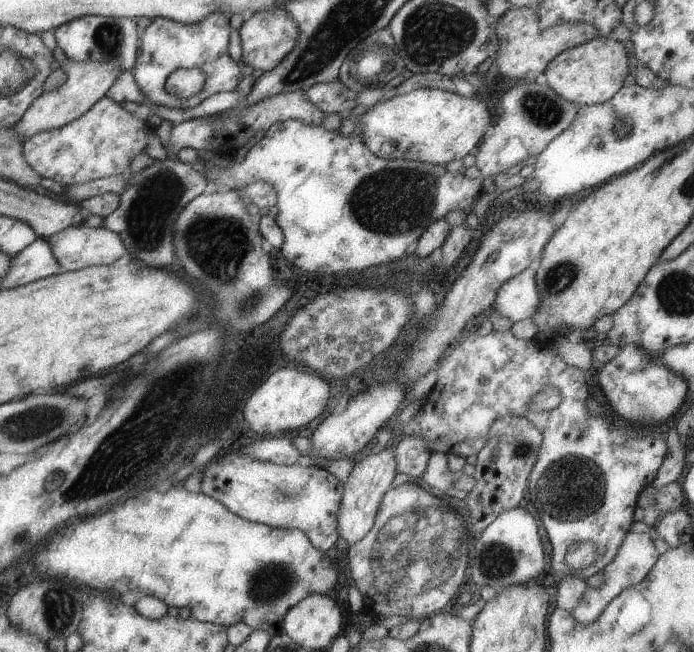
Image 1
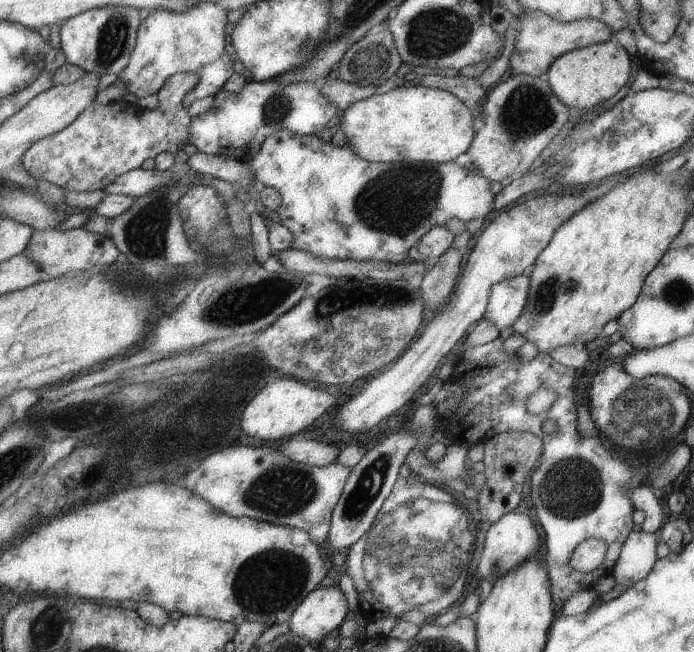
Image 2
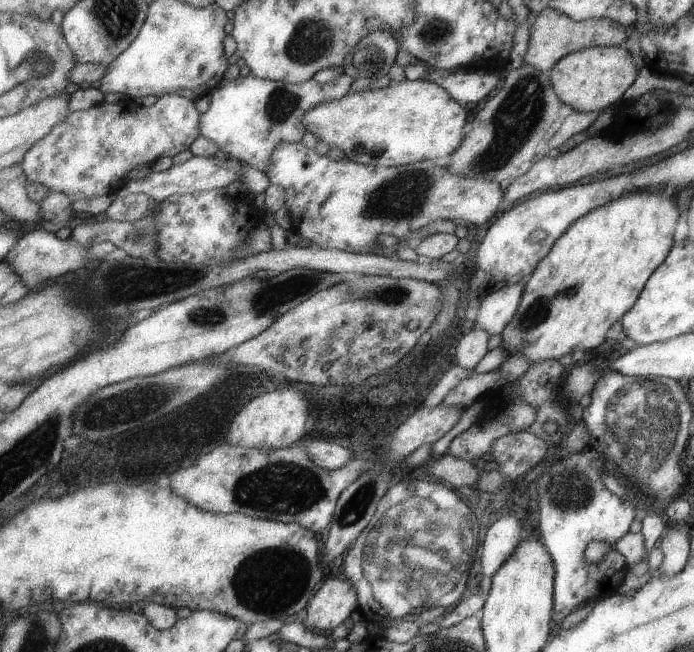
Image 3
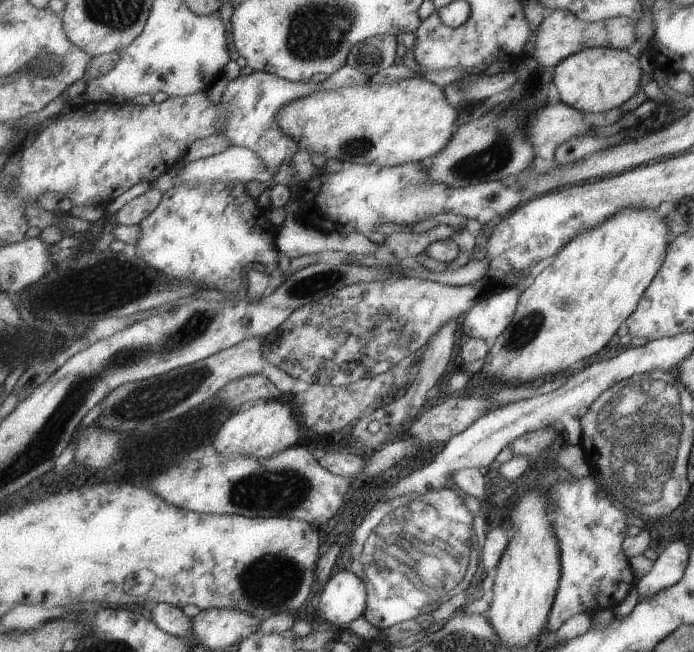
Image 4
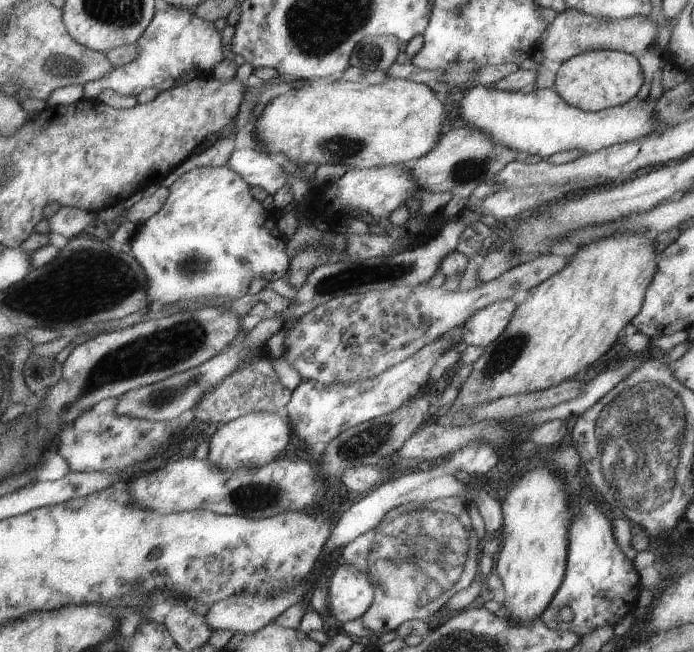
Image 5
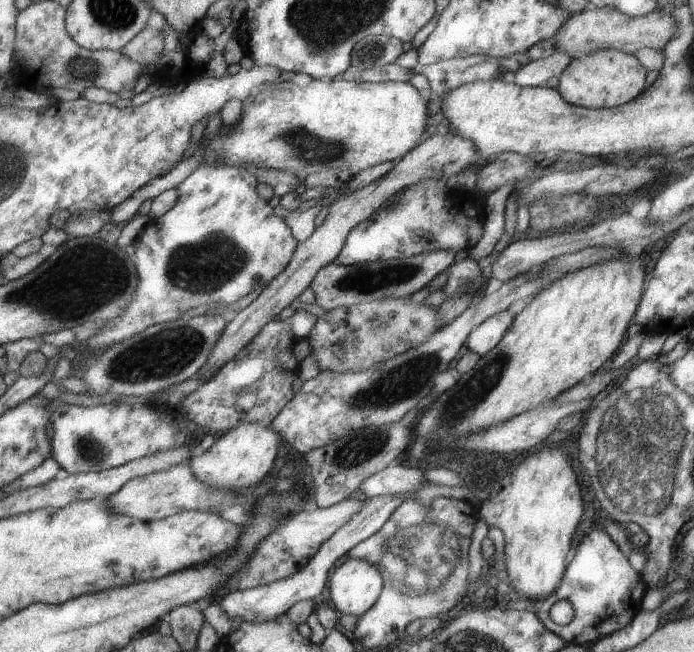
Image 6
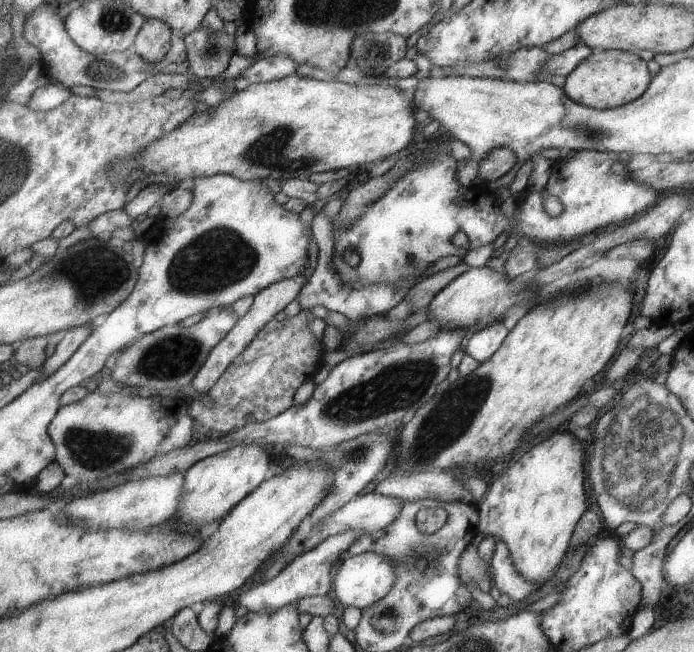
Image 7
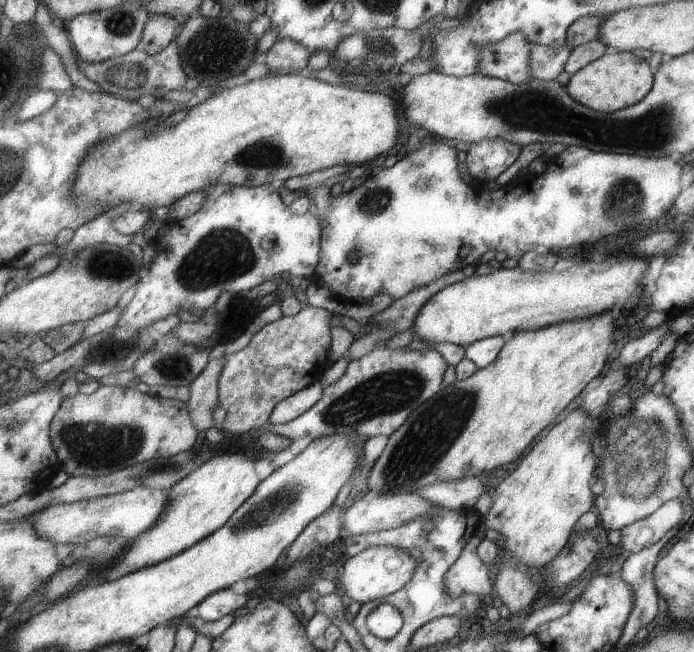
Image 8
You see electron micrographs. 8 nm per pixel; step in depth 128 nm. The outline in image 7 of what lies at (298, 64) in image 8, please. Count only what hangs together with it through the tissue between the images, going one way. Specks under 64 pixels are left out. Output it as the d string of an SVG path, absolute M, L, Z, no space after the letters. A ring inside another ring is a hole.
M284 55L271 56L265 59L257 58L249 68L235 78L235 89L241 91L254 83L267 83L271 80L294 75L298 66Z

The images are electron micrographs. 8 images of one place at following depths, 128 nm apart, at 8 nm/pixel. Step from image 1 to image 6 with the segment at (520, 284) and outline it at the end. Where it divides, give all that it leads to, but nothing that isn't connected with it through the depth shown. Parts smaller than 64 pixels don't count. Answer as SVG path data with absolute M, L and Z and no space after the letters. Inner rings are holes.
M507 309L493 314L487 320L483 320L479 326L476 326L469 332L466 348L479 356L483 356L493 346L497 346L497 342L503 338L503 334L509 328L512 320L513 316L511 316Z

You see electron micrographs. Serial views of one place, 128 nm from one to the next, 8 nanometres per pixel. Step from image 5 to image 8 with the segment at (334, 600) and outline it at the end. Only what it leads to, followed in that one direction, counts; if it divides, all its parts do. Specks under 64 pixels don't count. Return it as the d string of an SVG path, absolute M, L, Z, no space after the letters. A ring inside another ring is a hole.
M389 546L370 547L347 558L341 577L338 578L345 599L359 605L383 599L404 587L416 570L416 561L404 551Z

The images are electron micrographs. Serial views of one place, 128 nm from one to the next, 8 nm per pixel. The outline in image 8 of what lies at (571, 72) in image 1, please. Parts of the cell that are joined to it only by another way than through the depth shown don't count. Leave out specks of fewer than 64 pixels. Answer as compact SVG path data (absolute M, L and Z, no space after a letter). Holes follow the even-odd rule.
M609 51L569 76L568 94L578 104L601 113L614 112L637 103L652 86L648 62L631 51Z

